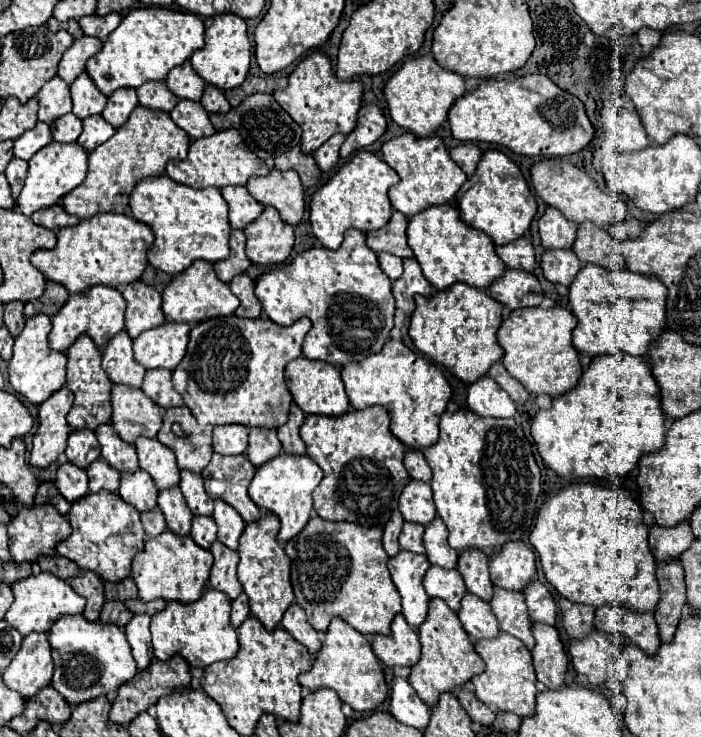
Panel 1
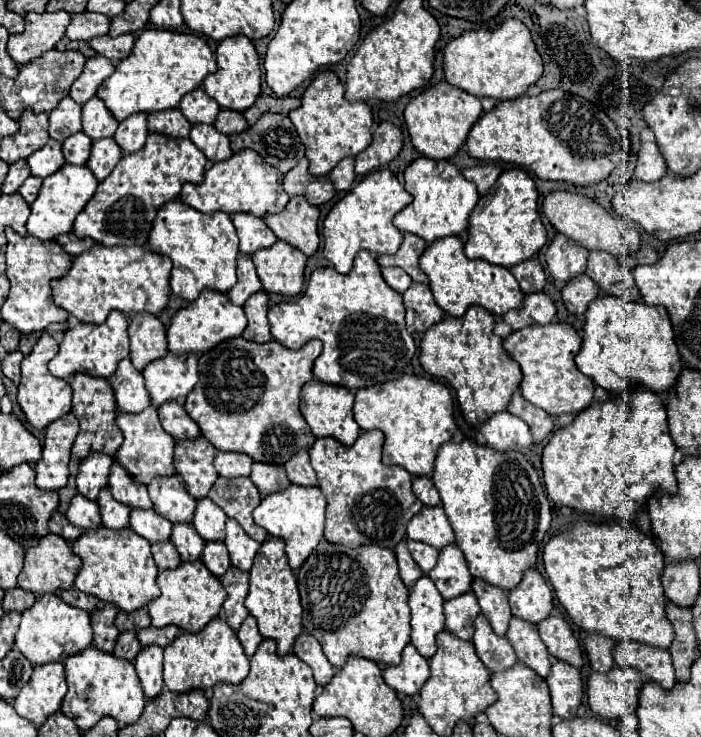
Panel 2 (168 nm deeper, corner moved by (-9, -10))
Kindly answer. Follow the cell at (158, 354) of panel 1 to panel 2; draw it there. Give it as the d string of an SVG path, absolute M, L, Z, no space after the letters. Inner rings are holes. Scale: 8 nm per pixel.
M167 354L165 358L151 362L151 366L143 370L143 378L151 396L151 406L159 408L171 400L183 402L199 380L197 356L189 354L187 358L177 358Z

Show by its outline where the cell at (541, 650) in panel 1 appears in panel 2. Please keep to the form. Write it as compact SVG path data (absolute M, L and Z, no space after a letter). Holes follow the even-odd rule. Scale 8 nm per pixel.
M555 660L551 674L547 676L553 712L559 718L575 718L583 700L583 682L577 668Z

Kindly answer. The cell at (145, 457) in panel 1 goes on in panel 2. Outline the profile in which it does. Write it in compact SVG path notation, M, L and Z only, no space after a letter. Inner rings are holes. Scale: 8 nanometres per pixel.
M179 476L155 478L149 484L149 498L153 502L153 510L171 524L189 524L193 520L197 502L187 494Z

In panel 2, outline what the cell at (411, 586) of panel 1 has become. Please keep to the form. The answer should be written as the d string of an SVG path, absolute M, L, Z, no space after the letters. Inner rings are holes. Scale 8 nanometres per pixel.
M423 576L409 590L411 606L411 644L423 658L431 658L437 650L435 636L445 630L443 596L435 590L429 576Z

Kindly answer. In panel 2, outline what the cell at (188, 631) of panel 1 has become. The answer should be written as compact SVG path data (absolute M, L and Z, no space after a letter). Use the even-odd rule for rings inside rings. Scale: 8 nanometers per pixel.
M215 618L197 634L181 634L165 648L163 662L163 680L171 692L189 692L213 688L219 682L239 684L249 674L249 658L243 652L243 646L237 634L227 626L223 618Z

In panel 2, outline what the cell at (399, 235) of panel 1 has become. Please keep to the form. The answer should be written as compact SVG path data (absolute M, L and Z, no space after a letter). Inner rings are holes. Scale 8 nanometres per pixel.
M405 234L403 236L403 244L399 248L397 254L393 256L377 256L379 266L399 266L403 268L413 282L421 282L421 284L429 284L429 278L425 276L425 272L419 268L419 258L425 250L425 242L413 234Z

